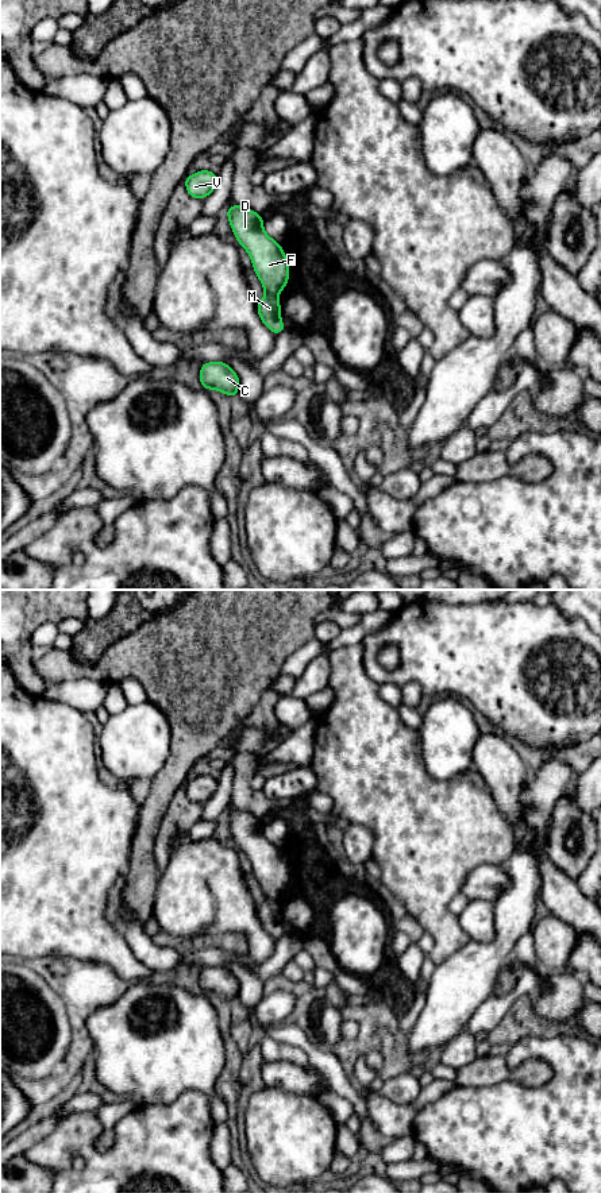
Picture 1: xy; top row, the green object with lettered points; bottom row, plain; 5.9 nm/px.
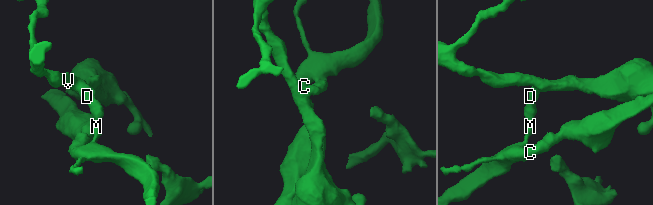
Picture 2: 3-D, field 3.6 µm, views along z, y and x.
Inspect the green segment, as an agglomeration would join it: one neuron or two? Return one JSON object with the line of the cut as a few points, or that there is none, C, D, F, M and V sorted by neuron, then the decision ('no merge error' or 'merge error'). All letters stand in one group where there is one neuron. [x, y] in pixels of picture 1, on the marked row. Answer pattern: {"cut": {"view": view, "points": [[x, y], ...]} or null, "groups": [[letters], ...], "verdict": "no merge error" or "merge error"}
{"cut": {"view": "xy", "points": [[266, 292], [276, 296]]}, "groups": [["C", "M"], ["D", "F", "V"]], "verdict": "merge error"}

